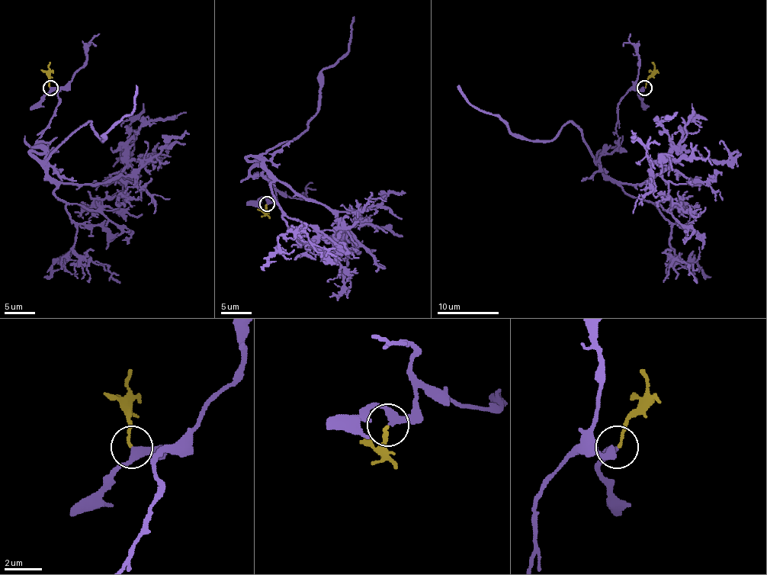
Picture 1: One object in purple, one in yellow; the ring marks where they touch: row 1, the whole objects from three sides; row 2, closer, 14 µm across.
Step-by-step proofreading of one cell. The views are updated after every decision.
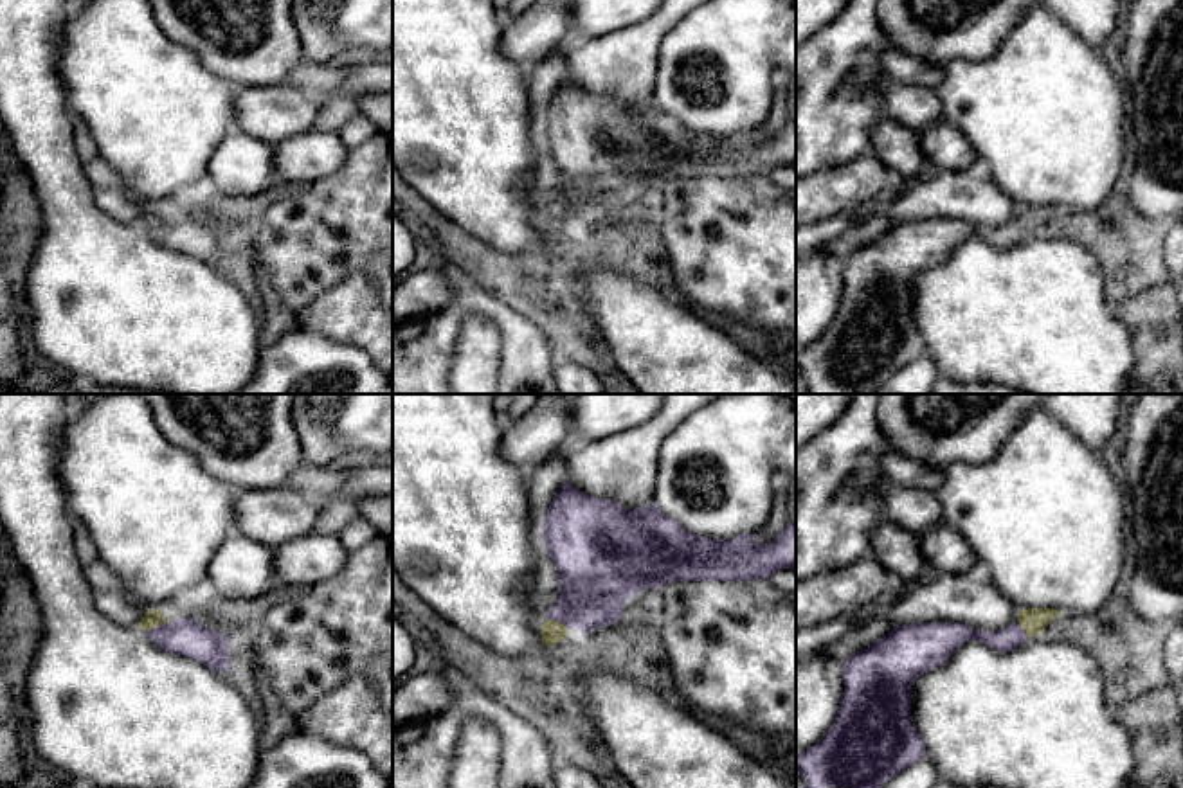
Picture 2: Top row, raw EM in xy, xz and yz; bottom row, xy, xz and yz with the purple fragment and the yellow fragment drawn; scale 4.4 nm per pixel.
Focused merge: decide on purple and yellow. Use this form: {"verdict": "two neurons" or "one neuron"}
{"verdict": "one neuron"}

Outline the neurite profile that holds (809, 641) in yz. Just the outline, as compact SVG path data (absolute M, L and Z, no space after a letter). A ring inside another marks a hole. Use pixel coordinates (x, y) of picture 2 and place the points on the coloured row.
M866 613L846 615L834 621L828 621L819 626L805 628L796 631L796 664L814 653L819 653L825 648L843 640L850 631L866 617Z

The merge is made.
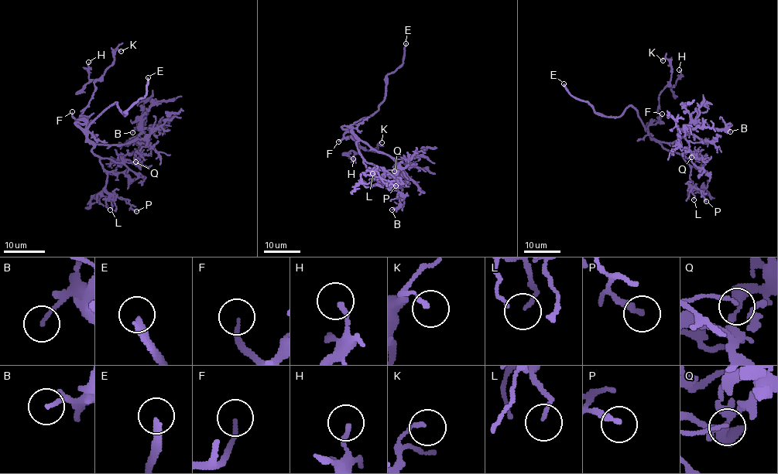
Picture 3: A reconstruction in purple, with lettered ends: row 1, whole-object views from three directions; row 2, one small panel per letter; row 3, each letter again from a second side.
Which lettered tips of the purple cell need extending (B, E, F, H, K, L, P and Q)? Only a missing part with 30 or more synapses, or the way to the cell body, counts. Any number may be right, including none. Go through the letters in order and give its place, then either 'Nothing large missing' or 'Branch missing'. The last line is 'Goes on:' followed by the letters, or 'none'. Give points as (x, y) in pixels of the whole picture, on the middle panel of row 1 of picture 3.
B: Place: (392, 209). Nothing large missing
E: Place: (406, 43). Branch missing
F: Place: (338, 141). Branch missing
H: Place: (353, 158). Nothing large missing
K: Place: (382, 142). Nothing large missing
L: Place: (372, 173). Nothing large missing
P: Place: (395, 185). Nothing large missing
Q: Place: (394, 171). Nothing large missing
Goes on: E, F

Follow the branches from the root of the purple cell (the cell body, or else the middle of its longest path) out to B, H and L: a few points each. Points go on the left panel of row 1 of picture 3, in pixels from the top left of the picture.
B: (87, 131), (90, 141), (109, 144), (132, 141), (140, 131), (139, 122), (142, 129), (132, 132)
H: (87, 131), (87, 117), (82, 113), (94, 90), (94, 80), (88, 77), (88, 62)
L: (87, 131), (87, 138), (94, 146), (91, 151), (107, 172), (105, 192), (112, 205), (110, 209)

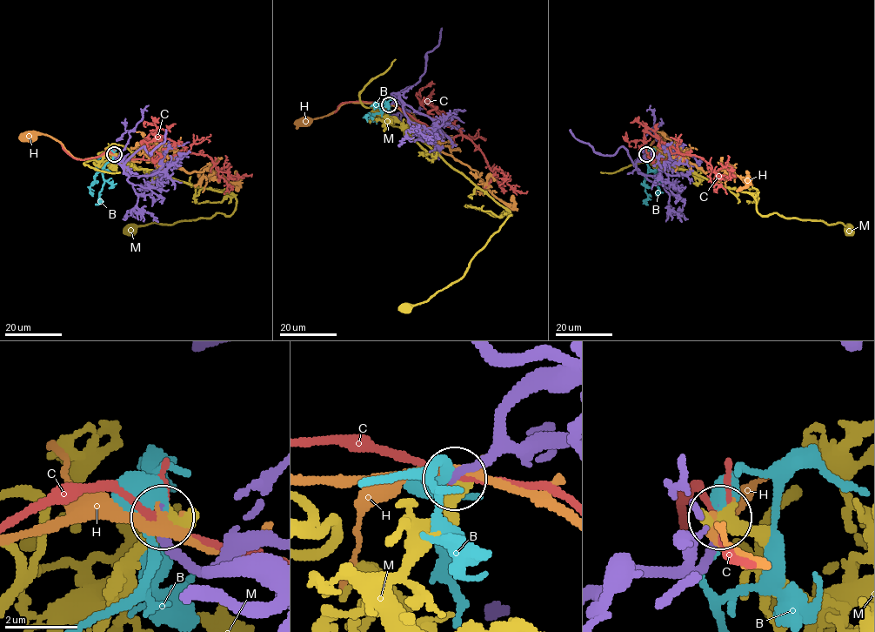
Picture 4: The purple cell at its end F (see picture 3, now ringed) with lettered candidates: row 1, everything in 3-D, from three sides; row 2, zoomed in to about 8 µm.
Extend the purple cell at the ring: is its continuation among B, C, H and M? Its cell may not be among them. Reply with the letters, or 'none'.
B

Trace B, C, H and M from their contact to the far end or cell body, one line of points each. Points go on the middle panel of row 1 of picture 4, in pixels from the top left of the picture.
B: (389, 105), (377, 106), (381, 111), (365, 116), (367, 122)
C: (389, 105), (397, 106), (453, 137), (460, 134), (451, 122), (422, 103), (425, 101), (435, 109), (427, 116)
H: (389, 105), (396, 106), (421, 136), (476, 171), (487, 188), (504, 203), (513, 203), (512, 195)
M: (389, 105), (385, 112), (390, 118), (398, 119), (511, 214), (459, 279), (426, 301), (406, 307)

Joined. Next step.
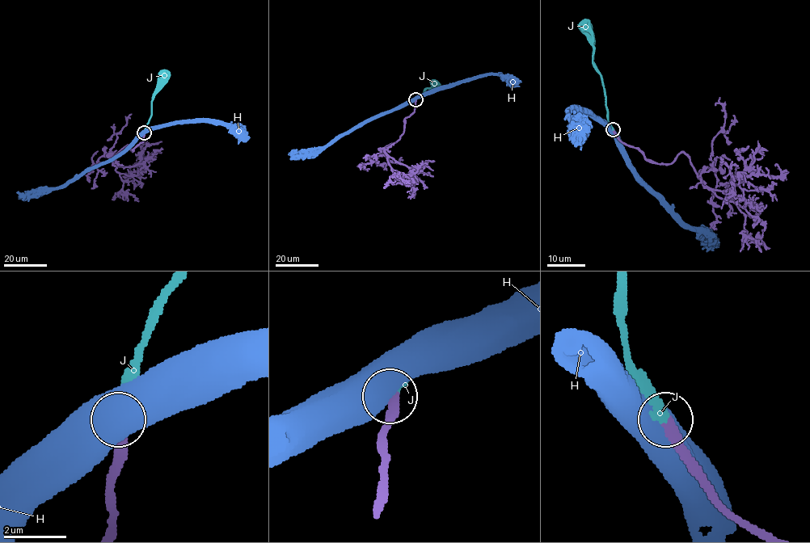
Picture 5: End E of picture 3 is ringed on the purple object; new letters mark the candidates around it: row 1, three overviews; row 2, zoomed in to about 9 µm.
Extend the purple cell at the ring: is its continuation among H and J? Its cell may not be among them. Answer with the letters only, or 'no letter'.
J

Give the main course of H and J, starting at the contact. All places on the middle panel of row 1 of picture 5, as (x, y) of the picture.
H: (415, 99), (359, 124), (337, 139), (311, 151), (296, 154), (290, 159)
J: (415, 99), (433, 85)

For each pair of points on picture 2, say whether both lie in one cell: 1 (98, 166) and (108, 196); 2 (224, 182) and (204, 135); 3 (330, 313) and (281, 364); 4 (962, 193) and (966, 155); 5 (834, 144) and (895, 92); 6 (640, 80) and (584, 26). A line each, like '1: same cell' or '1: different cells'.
1: same cell
2: different cells
3: different cells
4: different cells
5: different cells
6: different cells

